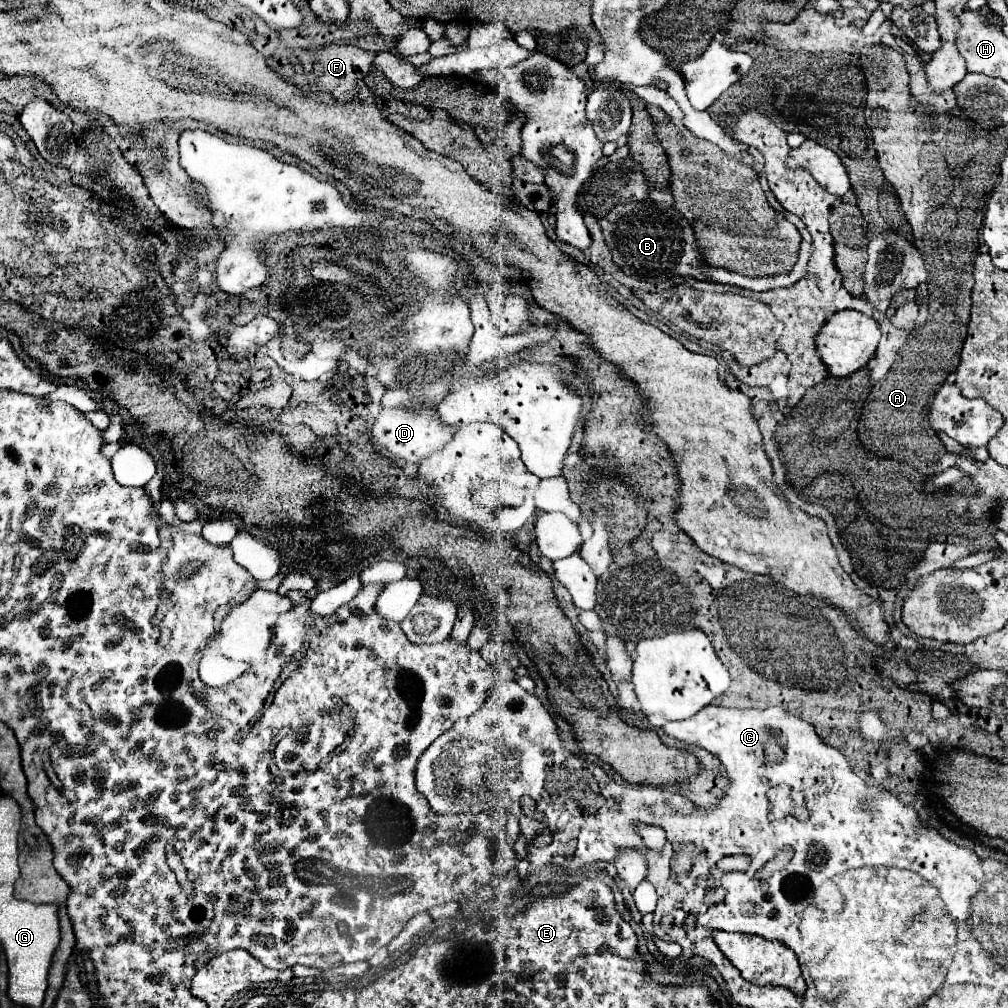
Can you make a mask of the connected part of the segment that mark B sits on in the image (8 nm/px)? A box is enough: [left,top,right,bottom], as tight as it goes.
[599,201,797,291]

